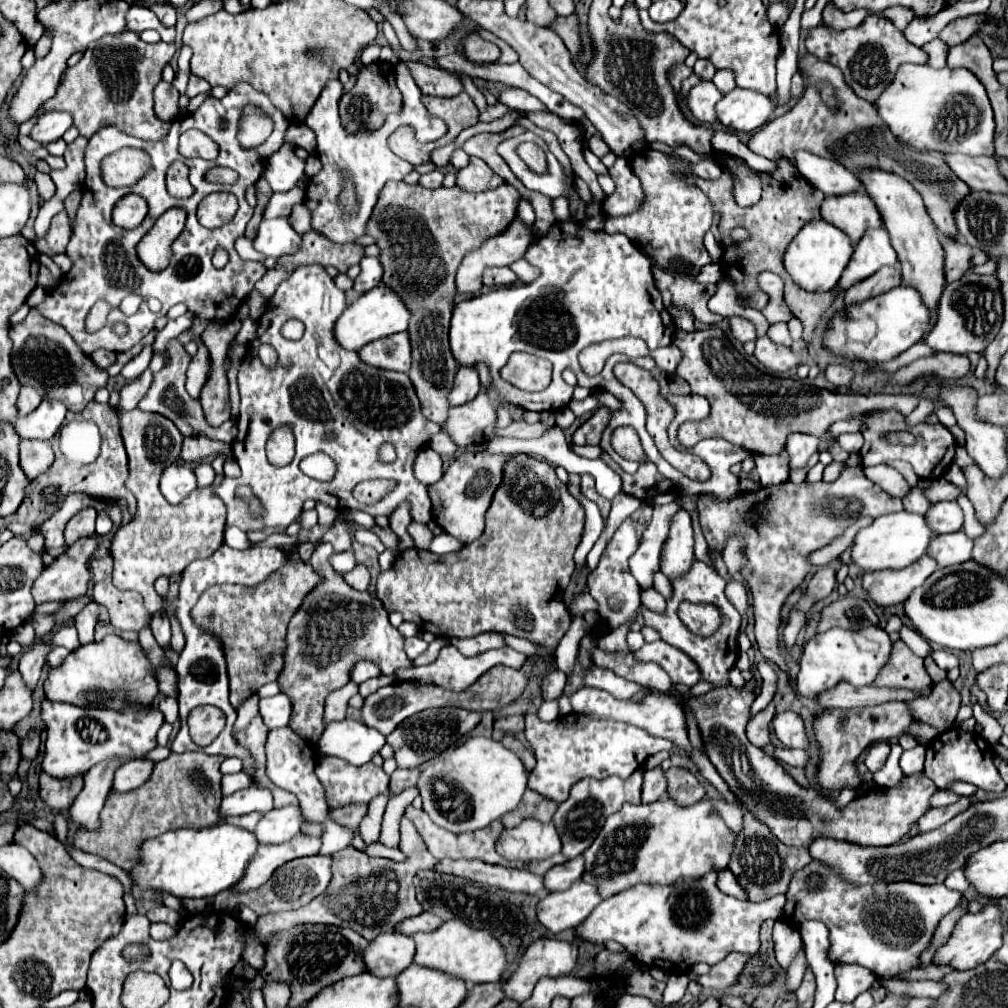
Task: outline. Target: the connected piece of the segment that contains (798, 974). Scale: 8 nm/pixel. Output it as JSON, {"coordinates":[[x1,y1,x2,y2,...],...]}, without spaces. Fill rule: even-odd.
{"coordinates":[[805,947,799,949,797,957,793,959,791,967,787,969,787,983,785,983,785,991,795,991,801,985,801,979,805,975,807,969,807,961,805,961]]}

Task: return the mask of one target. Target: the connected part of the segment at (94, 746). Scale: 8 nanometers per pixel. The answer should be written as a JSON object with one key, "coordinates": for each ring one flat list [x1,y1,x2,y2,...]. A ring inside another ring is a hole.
{"coordinates":[[49,699,41,701,41,719,47,729,43,771,55,779,85,775,93,765,107,759,139,759,141,753,157,747,157,731,163,725,163,713,155,707,145,709,91,709,77,707,69,703,53,703]]}

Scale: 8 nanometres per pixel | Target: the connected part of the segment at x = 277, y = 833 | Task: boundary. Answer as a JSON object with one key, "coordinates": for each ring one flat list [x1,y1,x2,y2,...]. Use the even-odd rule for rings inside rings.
{"coordinates":[[299,807,273,809,261,817,253,833,259,845,277,845,297,835,301,823,303,823,303,815]]}

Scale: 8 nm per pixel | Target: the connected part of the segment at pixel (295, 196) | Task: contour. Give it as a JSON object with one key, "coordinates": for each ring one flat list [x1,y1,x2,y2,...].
{"coordinates":[[293,187,285,193,273,193,267,209,265,209,265,219,275,219,275,217,287,217,291,215,291,209,295,203,305,201,305,189]]}

